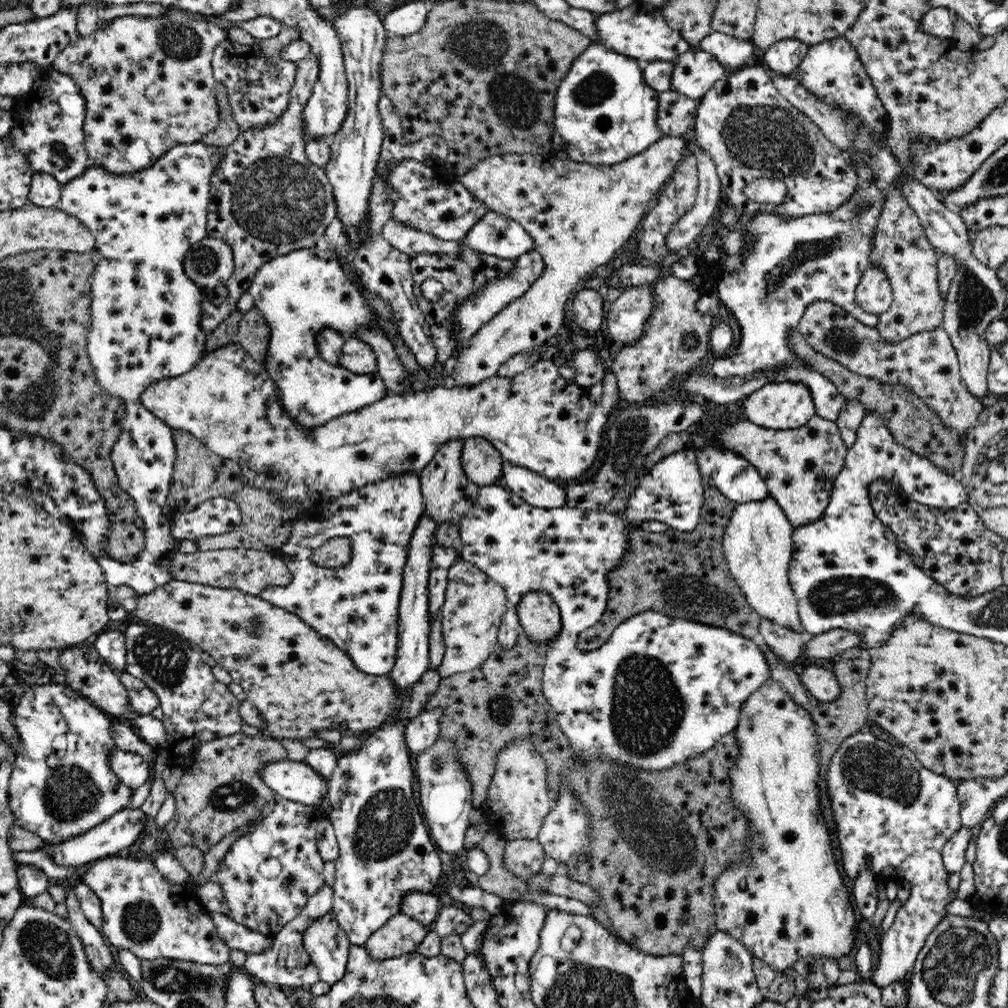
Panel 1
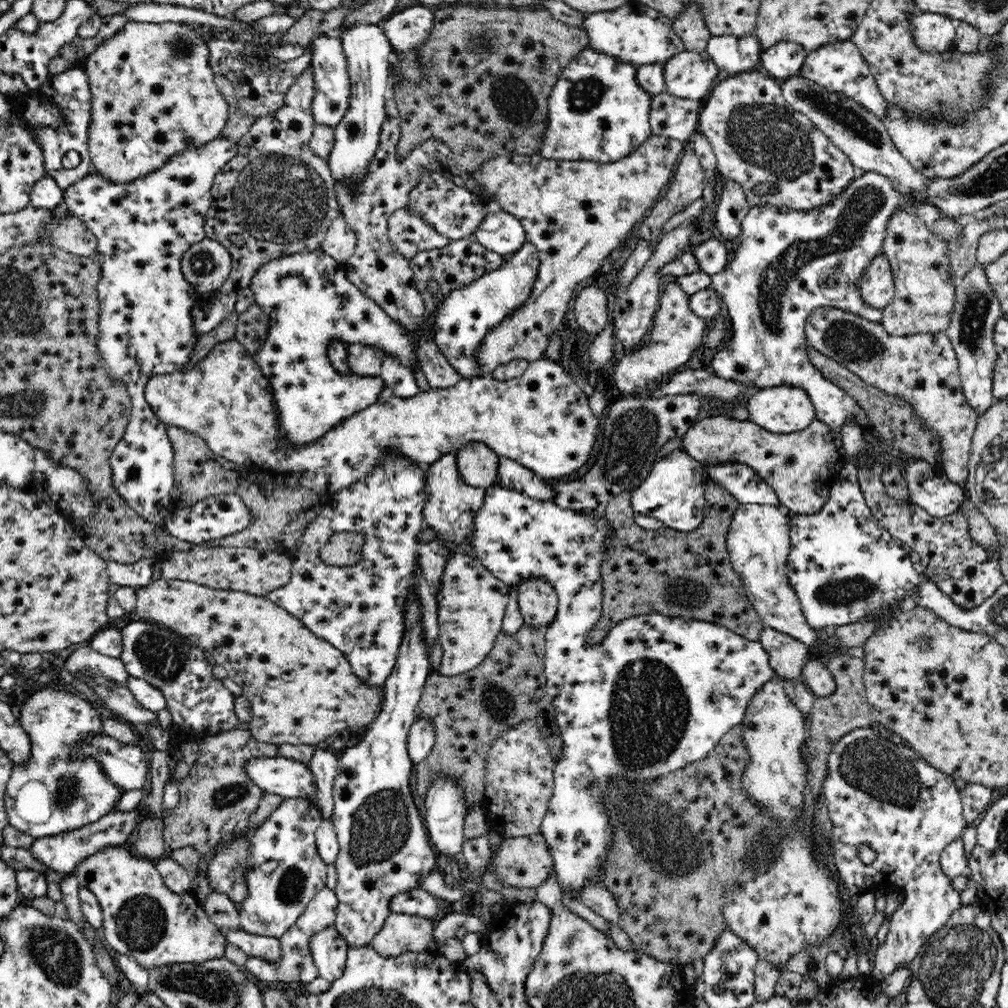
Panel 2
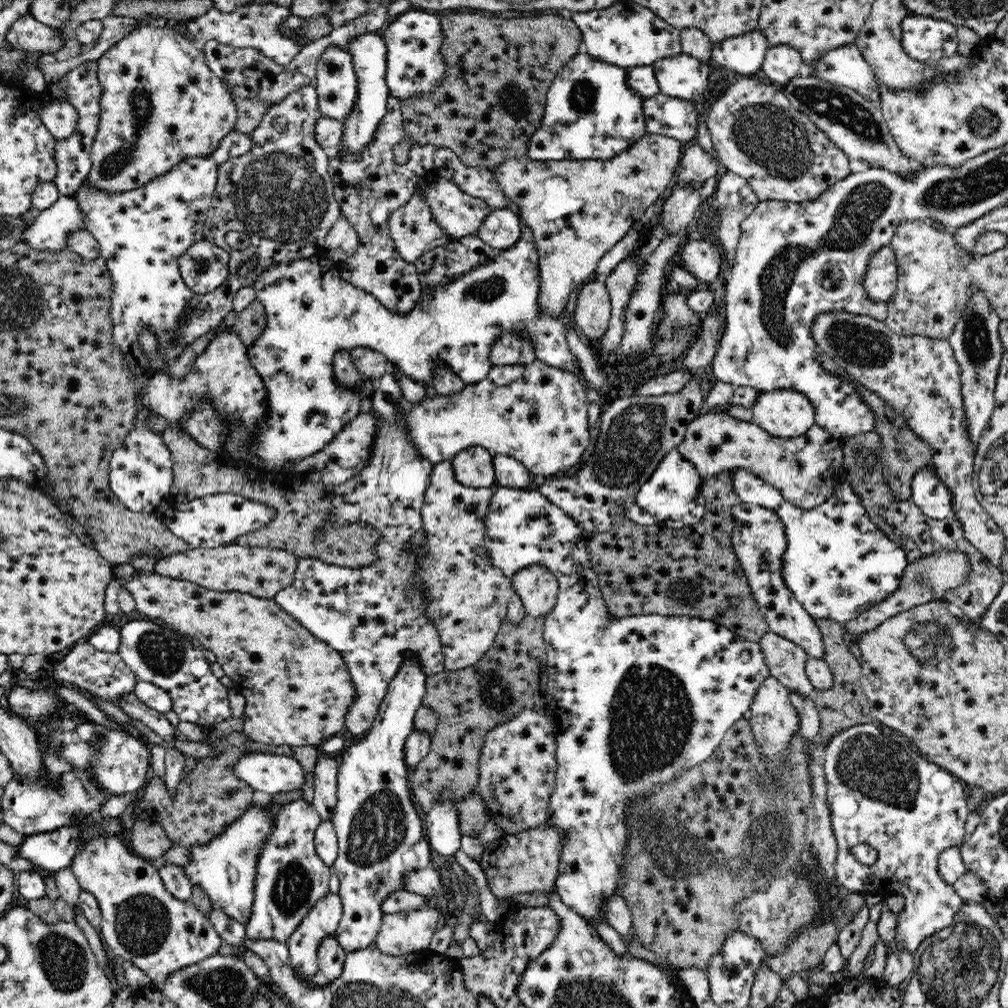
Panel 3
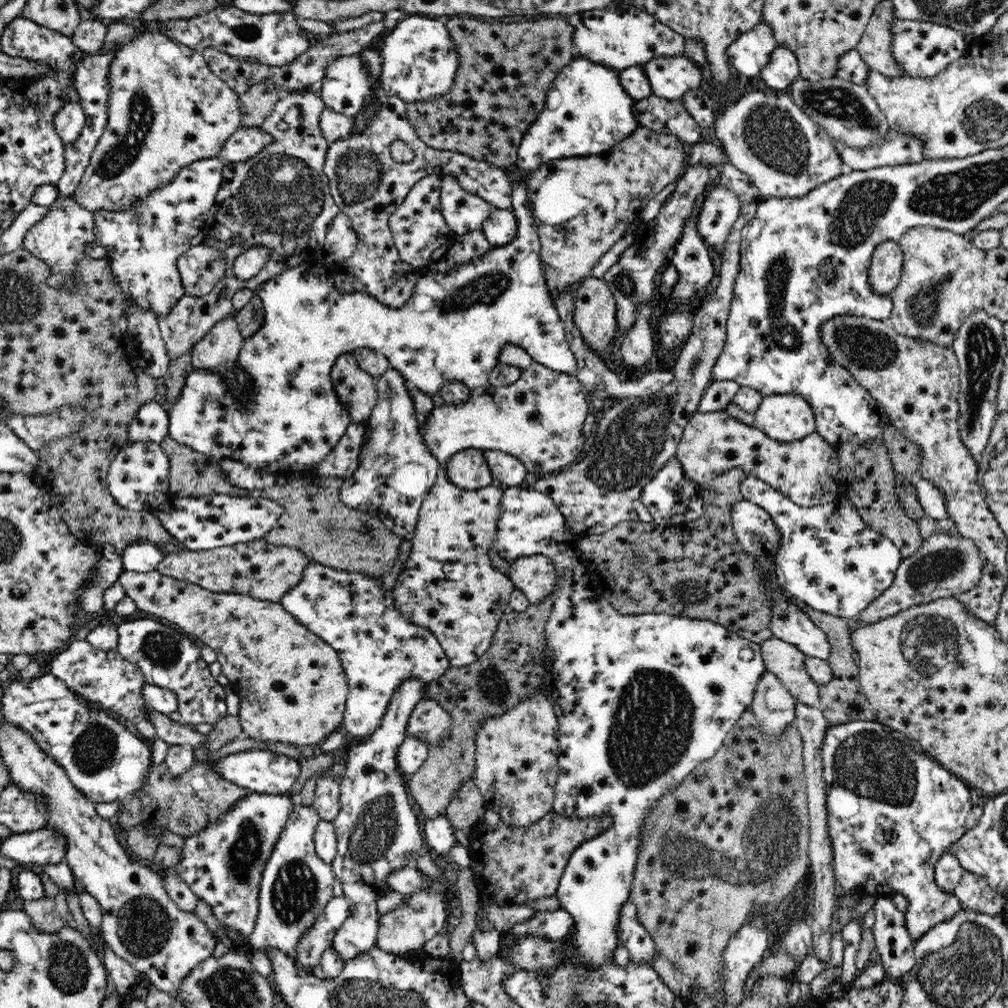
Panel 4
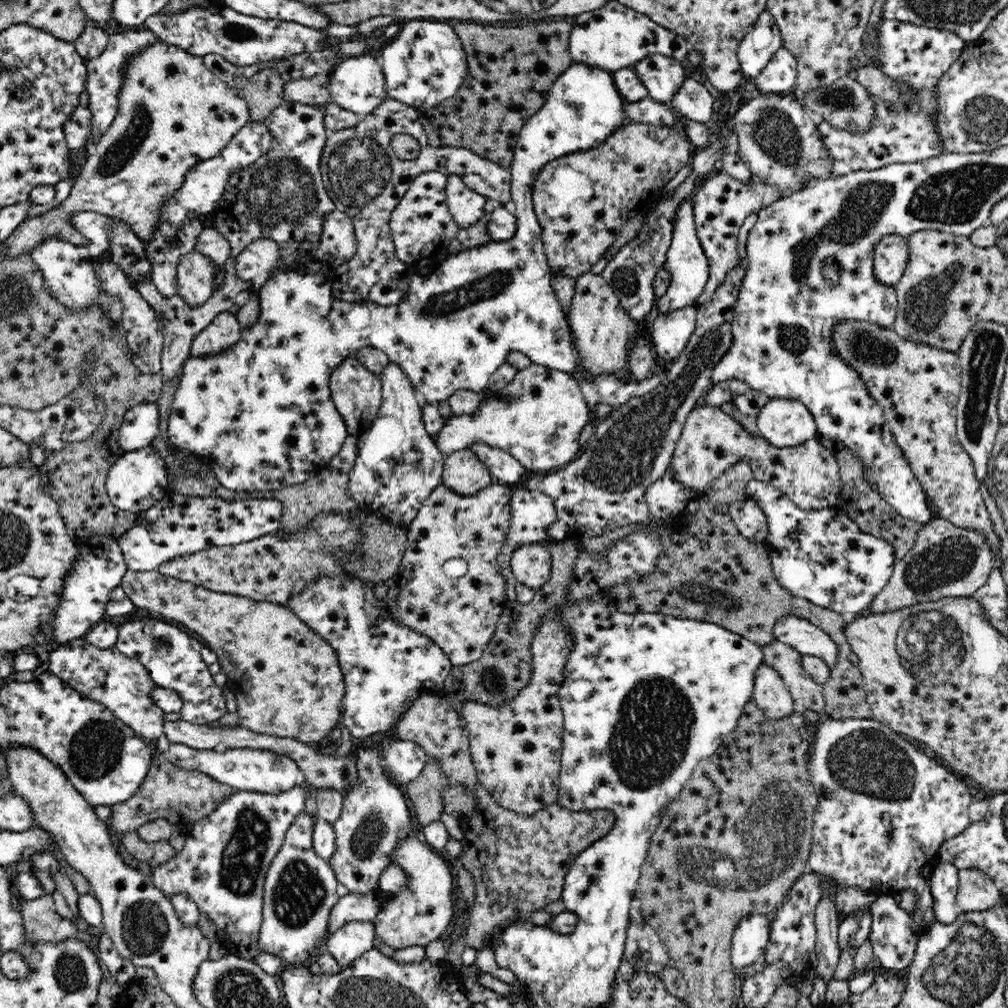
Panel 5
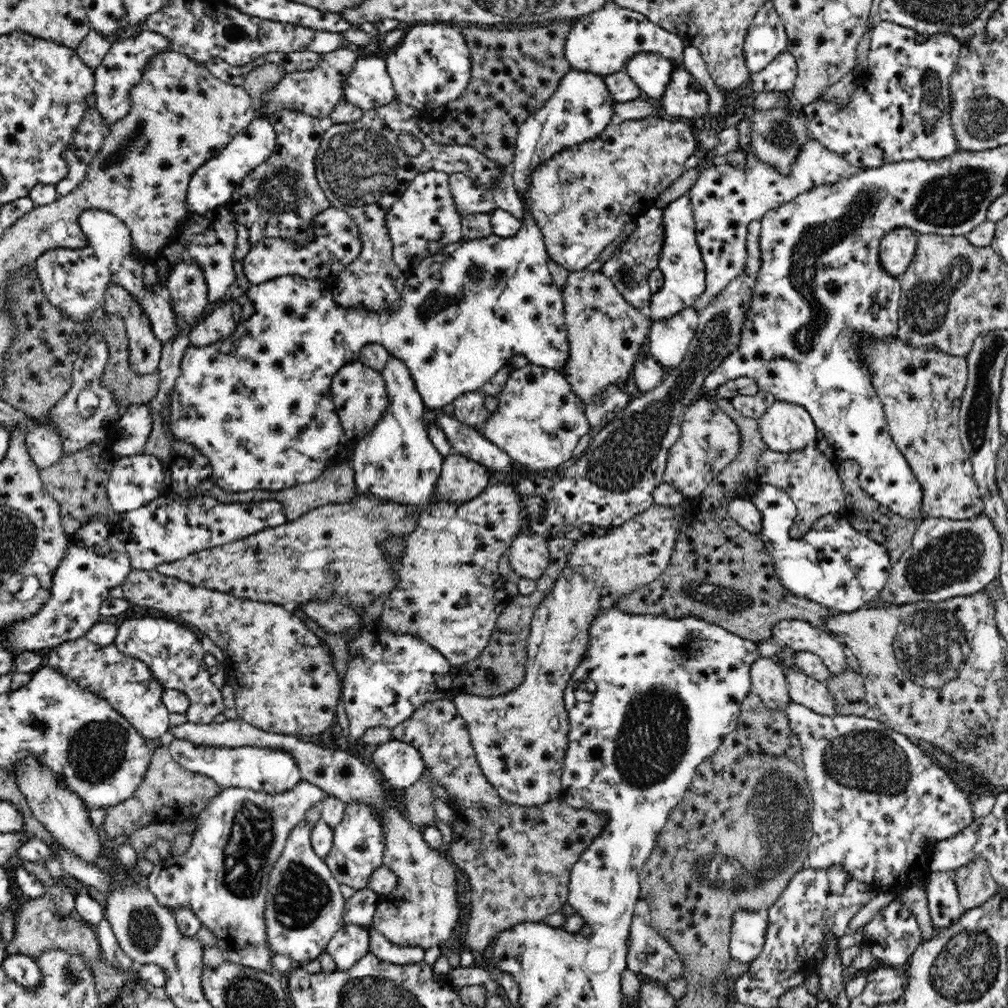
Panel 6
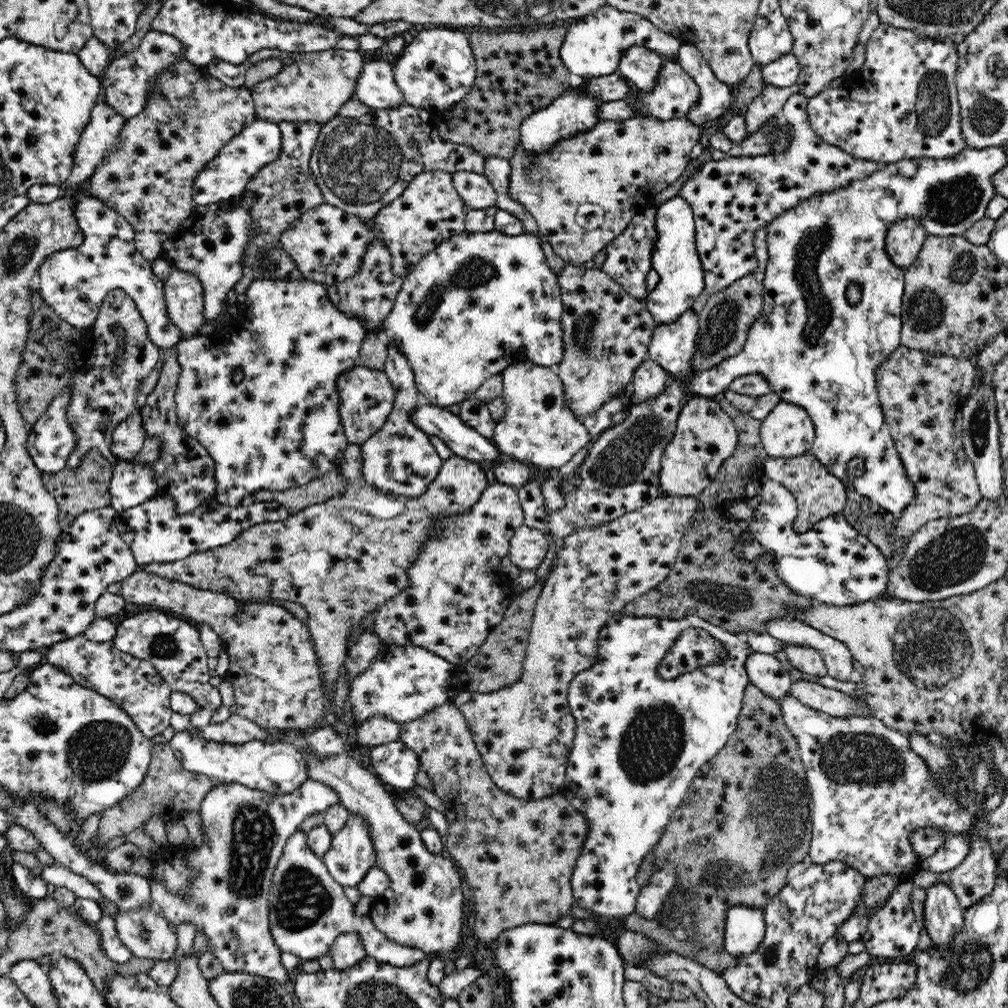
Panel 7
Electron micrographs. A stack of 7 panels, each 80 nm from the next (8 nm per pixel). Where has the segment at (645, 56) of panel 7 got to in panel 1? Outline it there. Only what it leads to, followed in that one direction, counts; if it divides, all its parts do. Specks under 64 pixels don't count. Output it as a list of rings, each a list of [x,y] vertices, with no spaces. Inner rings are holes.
[[[701,48],[691,49],[674,61],[671,89],[696,102],[725,74],[718,60]]]

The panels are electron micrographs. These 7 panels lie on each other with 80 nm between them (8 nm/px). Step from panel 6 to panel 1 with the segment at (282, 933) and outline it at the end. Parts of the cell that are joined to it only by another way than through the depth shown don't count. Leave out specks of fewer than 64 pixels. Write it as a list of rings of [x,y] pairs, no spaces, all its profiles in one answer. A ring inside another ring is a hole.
[[[278,798],[259,823],[252,825],[246,833],[236,839],[220,860],[218,870],[213,878],[222,887],[226,903],[230,906],[228,916],[252,931],[274,936],[282,930],[282,927],[300,914],[308,899],[325,885],[324,874],[322,873],[324,872],[325,860],[320,856],[317,849],[316,827],[324,817],[325,815],[318,805],[308,806]],[[268,858],[276,858],[282,866],[276,877],[267,878],[258,871],[258,866]]]

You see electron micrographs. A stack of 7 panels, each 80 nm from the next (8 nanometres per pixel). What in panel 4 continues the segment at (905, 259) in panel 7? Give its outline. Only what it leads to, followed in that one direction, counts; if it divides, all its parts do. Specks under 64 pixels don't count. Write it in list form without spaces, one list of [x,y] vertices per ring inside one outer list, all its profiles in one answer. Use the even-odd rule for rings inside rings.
[[[898,241],[881,242],[871,256],[868,280],[872,291],[889,295],[897,286],[902,273],[902,247]]]

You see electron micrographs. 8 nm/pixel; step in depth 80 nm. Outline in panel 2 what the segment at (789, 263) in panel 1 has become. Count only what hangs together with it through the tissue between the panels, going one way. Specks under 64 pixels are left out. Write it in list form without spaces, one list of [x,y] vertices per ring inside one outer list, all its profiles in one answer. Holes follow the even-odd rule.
[[[859,172],[858,175],[850,181],[850,184],[829,203],[823,204],[822,207],[810,209],[809,211],[795,211],[794,209],[780,208],[774,205],[754,205],[751,207],[748,214],[744,216],[741,222],[741,234],[738,236],[738,241],[734,247],[733,253],[731,253],[727,268],[723,272],[718,272],[718,274],[711,277],[711,286],[722,296],[721,302],[726,304],[728,316],[730,316],[730,324],[732,324],[730,338],[724,341],[724,344],[720,347],[720,351],[712,358],[711,367],[714,371],[713,374],[724,380],[735,380],[742,384],[749,384],[750,386],[754,386],[756,390],[772,388],[772,386],[793,386],[794,388],[802,388],[802,390],[808,393],[814,405],[815,418],[820,422],[824,422],[825,425],[829,426],[832,430],[839,432],[840,428],[842,428],[842,424],[846,424],[846,422],[850,422],[850,420],[853,420],[855,424],[860,424],[863,430],[866,429],[866,426],[871,424],[866,411],[862,409],[844,389],[840,388],[830,379],[827,379],[818,368],[810,363],[808,351],[806,351],[806,346],[809,346],[809,343],[806,342],[804,324],[806,324],[806,319],[807,316],[810,316],[810,312],[814,312],[814,308],[839,308],[840,310],[857,313],[862,318],[866,318],[866,320],[870,320],[874,323],[881,322],[883,309],[872,308],[862,299],[859,282],[862,276],[864,276],[864,272],[868,269],[868,266],[871,266],[873,258],[881,254],[888,220],[890,220],[890,216],[894,216],[894,210],[899,207],[906,209],[906,211],[913,212],[913,210],[911,210],[912,202],[909,202],[907,198],[902,198],[902,195],[898,194],[898,191],[890,186],[890,179],[886,179],[886,176],[879,175],[878,172]]]

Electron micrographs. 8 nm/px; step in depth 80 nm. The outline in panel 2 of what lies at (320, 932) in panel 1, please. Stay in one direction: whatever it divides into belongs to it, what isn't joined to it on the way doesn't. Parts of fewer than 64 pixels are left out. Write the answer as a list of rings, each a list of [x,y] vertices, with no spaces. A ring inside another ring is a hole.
[[[334,924],[314,934],[310,940],[310,951],[319,976],[330,983],[338,980],[346,968],[348,948],[348,943]]]

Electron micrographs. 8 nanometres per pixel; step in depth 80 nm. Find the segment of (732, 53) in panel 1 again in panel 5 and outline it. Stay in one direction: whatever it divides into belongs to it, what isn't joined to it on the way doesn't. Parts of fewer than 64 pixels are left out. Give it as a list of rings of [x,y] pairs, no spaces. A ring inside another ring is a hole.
[[[765,9],[736,48],[743,75],[756,77],[782,48],[782,36],[774,18]]]

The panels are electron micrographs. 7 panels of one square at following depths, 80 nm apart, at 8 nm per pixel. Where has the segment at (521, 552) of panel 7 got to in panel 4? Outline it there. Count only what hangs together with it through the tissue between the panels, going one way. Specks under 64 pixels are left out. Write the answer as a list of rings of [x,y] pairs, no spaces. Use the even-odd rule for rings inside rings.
[[[544,555],[523,556],[508,569],[510,580],[526,594],[531,606],[540,604],[554,590],[556,575],[552,561]]]

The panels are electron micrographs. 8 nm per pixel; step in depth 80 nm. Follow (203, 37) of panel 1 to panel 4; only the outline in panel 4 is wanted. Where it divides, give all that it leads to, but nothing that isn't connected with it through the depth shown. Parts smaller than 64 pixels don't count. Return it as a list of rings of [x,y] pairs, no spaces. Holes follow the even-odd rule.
[[[145,31],[137,35],[130,43],[121,44],[110,66],[108,79],[110,79],[110,98],[108,98],[110,106],[108,108],[106,129],[94,148],[90,162],[83,172],[77,189],[70,195],[82,208],[90,210],[93,213],[96,210],[116,212],[116,210],[132,208],[132,205],[130,205],[132,202],[138,202],[140,198],[148,196],[150,192],[158,190],[160,186],[170,184],[174,180],[174,176],[185,166],[196,162],[196,160],[210,159],[211,157],[218,156],[226,140],[230,139],[230,136],[241,128],[242,109],[239,94],[235,93],[230,86],[210,70],[202,54],[167,35],[161,33],[153,34],[152,32]]]

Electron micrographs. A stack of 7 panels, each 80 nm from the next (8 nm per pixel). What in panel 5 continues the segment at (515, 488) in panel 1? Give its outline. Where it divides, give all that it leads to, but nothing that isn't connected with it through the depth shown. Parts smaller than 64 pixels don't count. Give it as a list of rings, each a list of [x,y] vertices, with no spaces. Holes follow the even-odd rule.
[[[474,443],[469,449],[488,468],[492,479],[500,485],[516,486],[525,472],[523,465],[508,451],[484,443]]]

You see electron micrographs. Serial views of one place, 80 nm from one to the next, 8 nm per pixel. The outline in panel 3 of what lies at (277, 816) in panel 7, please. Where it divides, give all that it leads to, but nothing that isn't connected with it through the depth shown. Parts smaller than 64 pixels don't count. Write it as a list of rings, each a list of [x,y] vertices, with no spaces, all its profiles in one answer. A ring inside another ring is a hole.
[[[254,803],[242,816],[239,816],[222,834],[211,838],[204,844],[193,844],[190,860],[183,867],[186,876],[194,886],[200,886],[215,908],[221,910],[230,920],[246,924],[252,914],[254,902],[254,882],[256,882],[256,864],[260,852],[272,832],[276,814],[280,806],[272,803]]]

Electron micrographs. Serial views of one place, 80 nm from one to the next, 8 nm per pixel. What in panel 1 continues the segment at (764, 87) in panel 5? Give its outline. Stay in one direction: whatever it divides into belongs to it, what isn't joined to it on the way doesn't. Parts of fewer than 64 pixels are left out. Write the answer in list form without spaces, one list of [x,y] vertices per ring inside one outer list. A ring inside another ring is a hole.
[[[795,39],[780,40],[760,53],[760,63],[768,71],[791,76],[802,63],[809,45]]]

